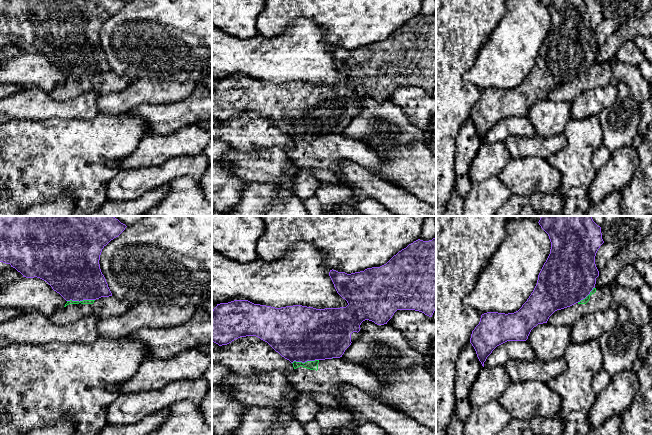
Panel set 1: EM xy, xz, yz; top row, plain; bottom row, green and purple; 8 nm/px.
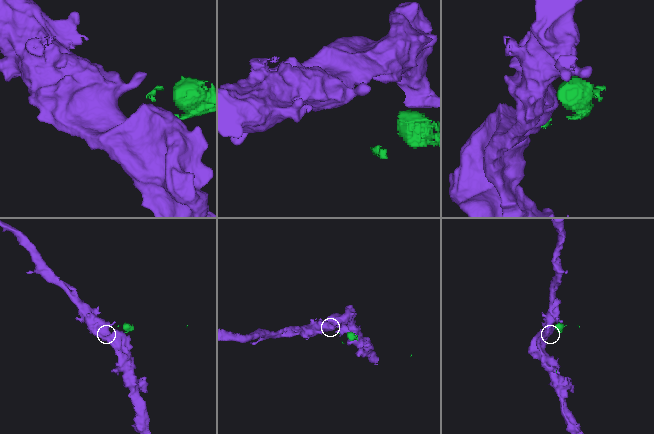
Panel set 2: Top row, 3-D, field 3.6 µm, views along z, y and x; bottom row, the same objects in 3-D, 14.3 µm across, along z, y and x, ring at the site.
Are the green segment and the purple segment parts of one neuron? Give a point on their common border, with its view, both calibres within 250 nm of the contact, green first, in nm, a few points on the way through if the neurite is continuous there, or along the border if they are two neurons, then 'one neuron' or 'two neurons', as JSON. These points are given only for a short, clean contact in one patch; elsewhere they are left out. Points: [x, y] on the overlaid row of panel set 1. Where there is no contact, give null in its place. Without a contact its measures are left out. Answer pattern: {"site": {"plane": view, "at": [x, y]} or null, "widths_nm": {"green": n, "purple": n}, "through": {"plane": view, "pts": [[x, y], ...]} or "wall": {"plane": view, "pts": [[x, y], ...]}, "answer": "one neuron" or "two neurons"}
{"site": {"plane": "xy", "at": [80, 301]}, "widths_nm": {"green": 30, "purple": 420}, "answer": "two neurons"}

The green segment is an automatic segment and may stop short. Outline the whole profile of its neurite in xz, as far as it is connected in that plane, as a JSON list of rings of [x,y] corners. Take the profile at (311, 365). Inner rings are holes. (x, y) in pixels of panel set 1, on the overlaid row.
[[[342,357],[307,361],[305,363],[294,361],[292,364],[294,370],[284,372],[284,375],[299,392],[324,393],[333,398],[339,398],[342,387],[344,385],[351,385],[377,399],[379,402],[387,404],[387,402],[380,395],[380,390],[384,386],[384,382],[378,376],[371,373],[368,369],[356,365],[353,362],[344,361]]]

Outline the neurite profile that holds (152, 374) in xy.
[[[198,348],[182,351],[167,360],[145,359],[130,380],[109,385],[107,389],[122,395],[160,389],[176,380],[196,380],[211,363],[212,356]]]

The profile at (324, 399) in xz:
[[[311,392],[310,395],[319,405],[321,404],[333,409],[338,409],[338,402],[330,395],[317,392]]]

